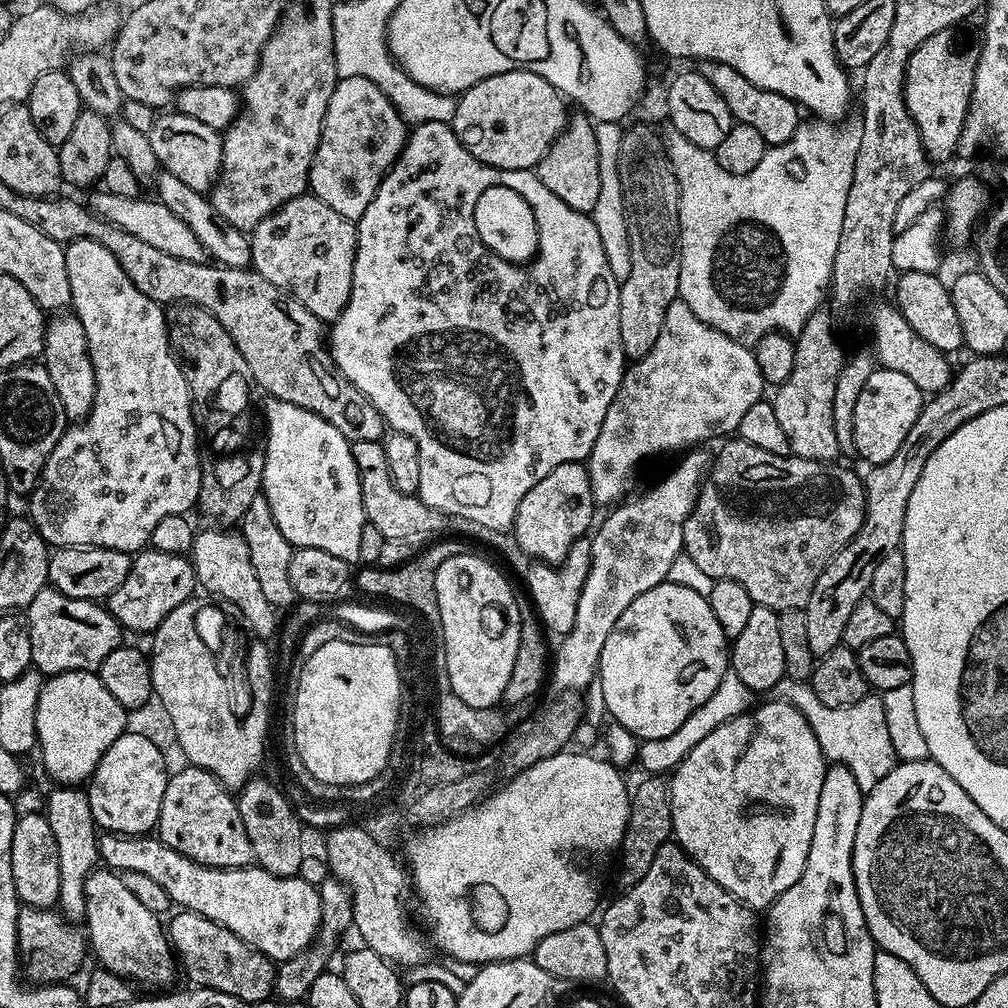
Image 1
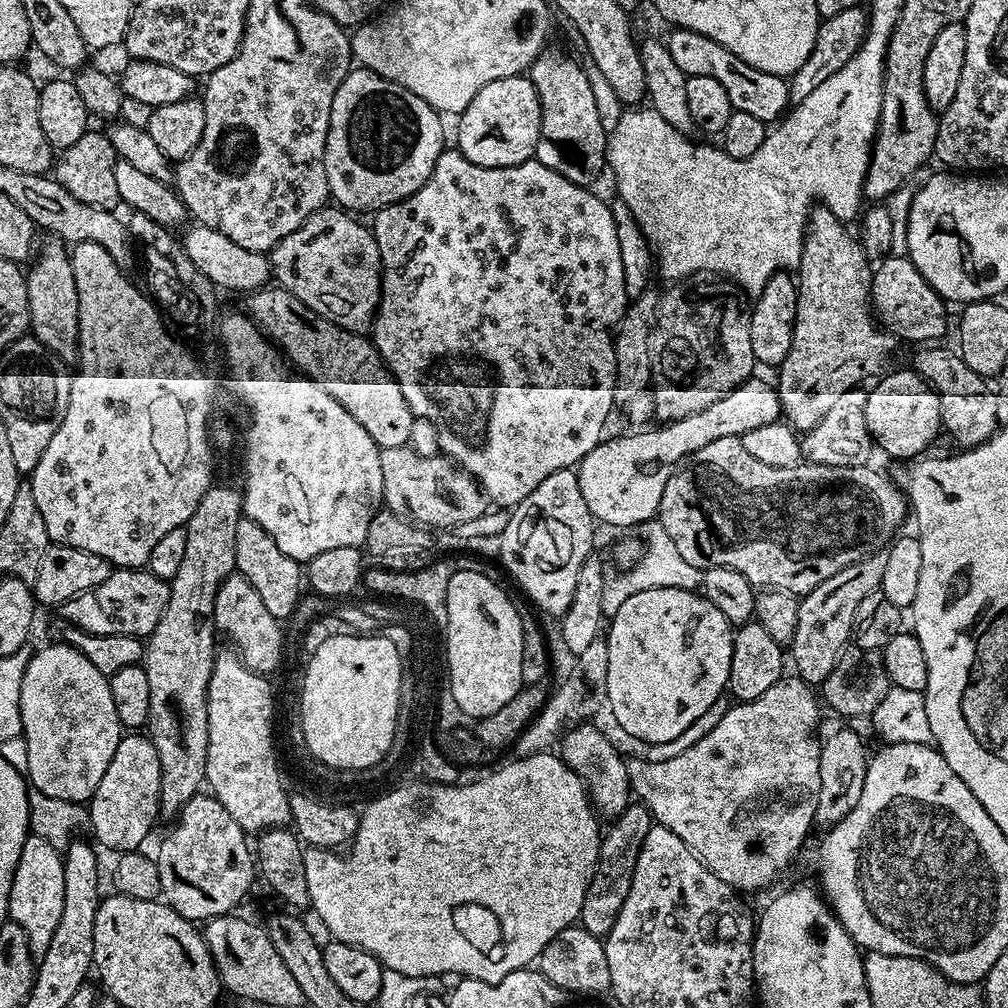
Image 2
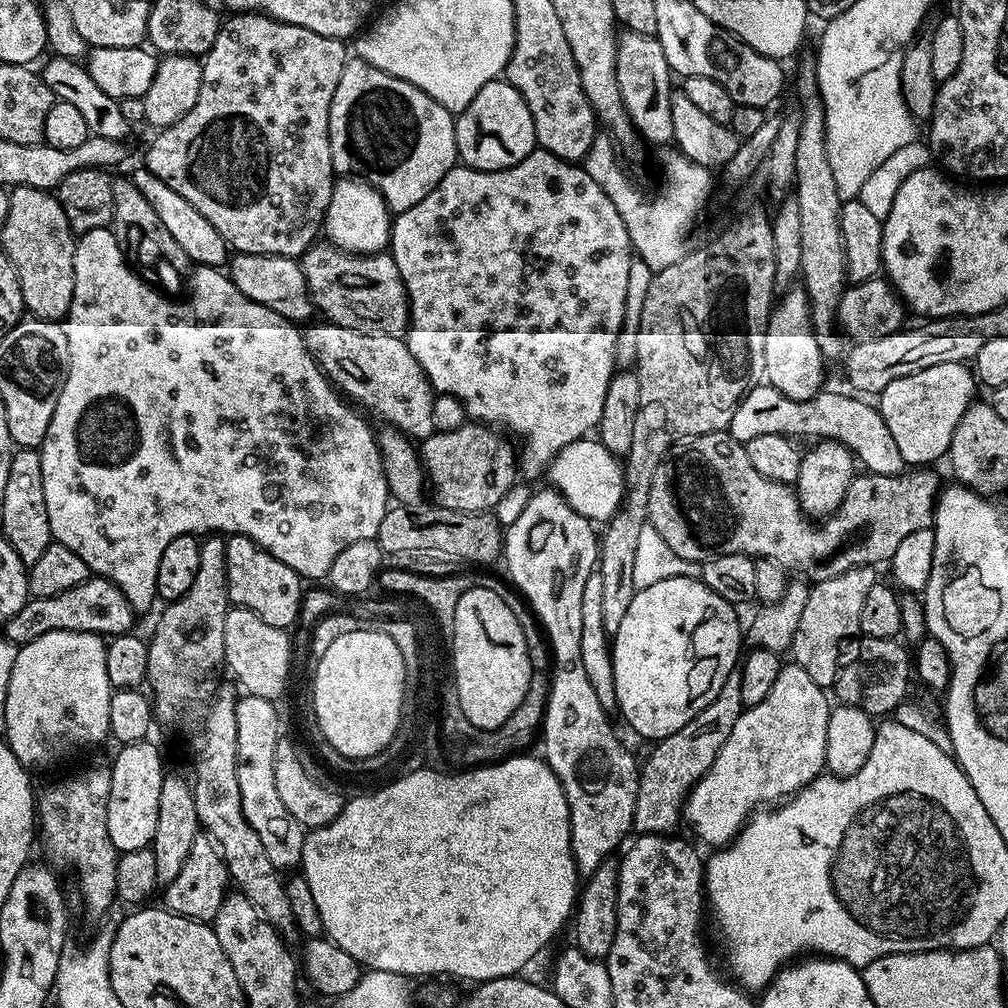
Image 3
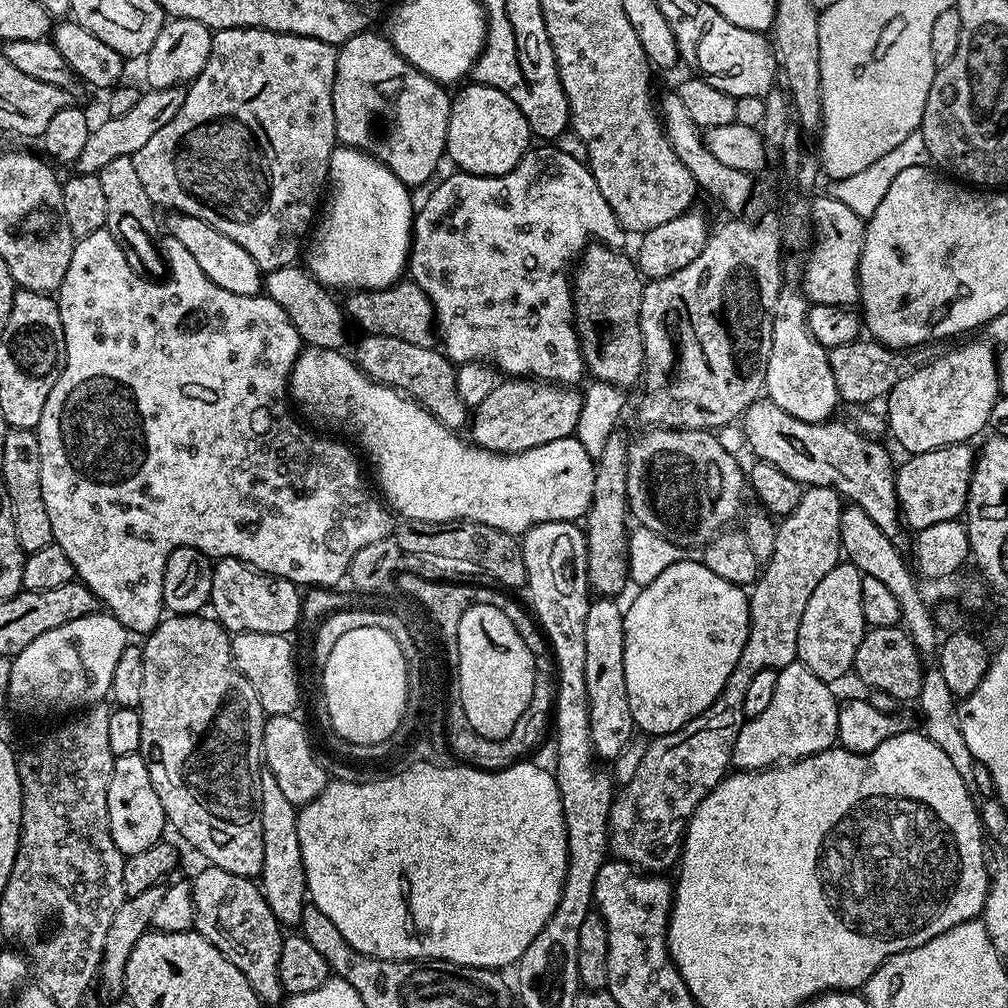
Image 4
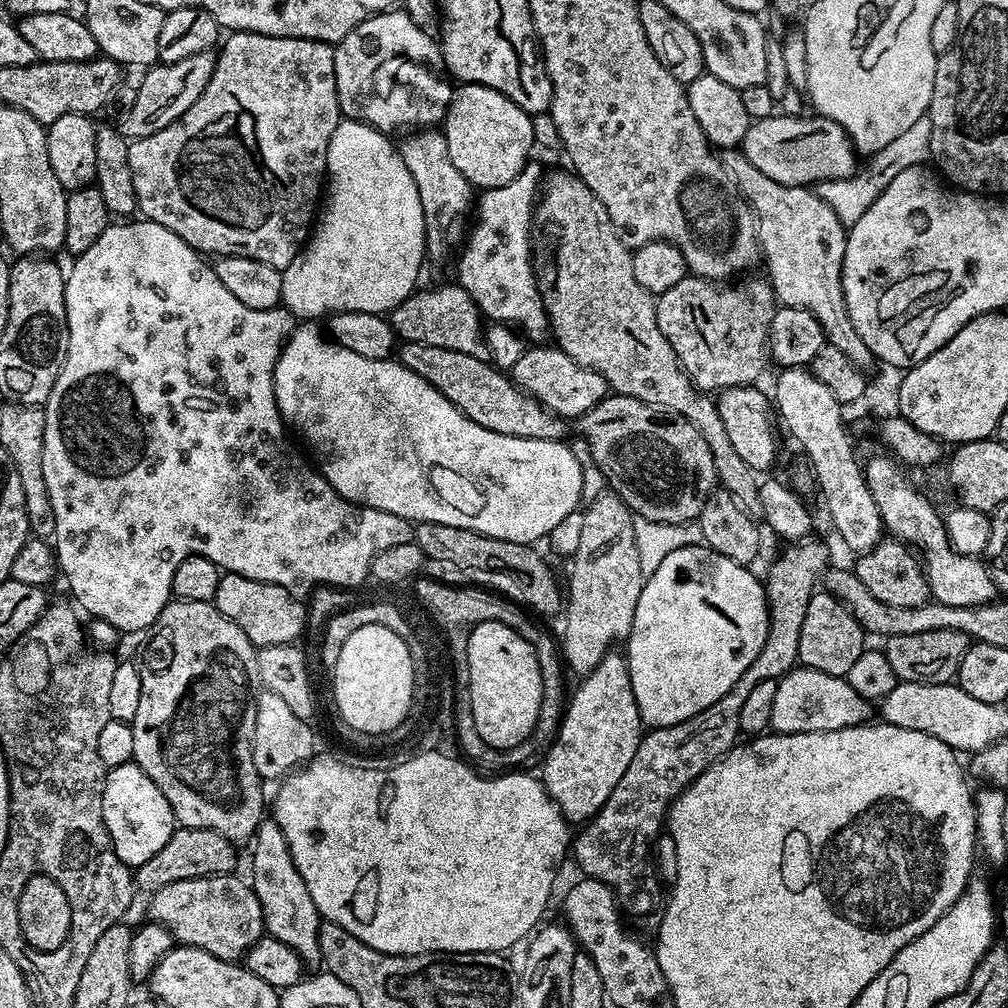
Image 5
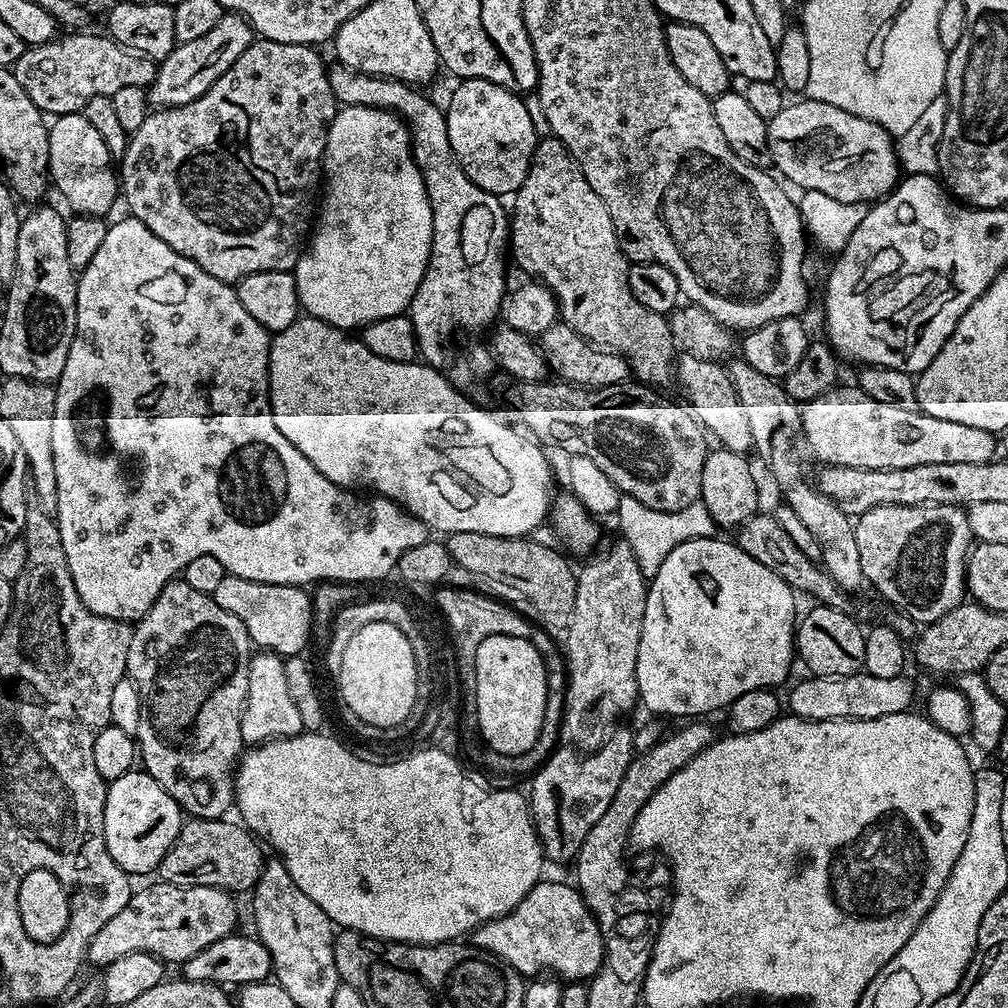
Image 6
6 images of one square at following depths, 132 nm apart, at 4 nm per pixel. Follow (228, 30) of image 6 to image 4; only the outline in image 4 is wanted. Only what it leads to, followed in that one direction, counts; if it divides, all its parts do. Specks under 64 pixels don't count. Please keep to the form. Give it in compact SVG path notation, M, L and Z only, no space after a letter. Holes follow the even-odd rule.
M183 87L154 88L140 96L133 110L121 116L104 118L97 128L95 125L89 131L86 146L82 146L82 154L74 162L75 171L80 174L98 174L116 158L132 157L135 152L142 150L146 142L150 142L150 138L154 138L154 134L158 134L158 130L162 130L162 126L166 126L174 114L178 114L178 110L182 110L184 93Z

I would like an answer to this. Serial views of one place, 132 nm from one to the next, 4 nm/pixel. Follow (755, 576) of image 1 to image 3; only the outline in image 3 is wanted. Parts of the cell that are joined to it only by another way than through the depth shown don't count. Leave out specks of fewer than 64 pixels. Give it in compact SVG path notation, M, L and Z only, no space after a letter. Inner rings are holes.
M728 431L702 434L694 444L698 446L698 470L684 470L681 478L668 478L664 484L659 478L653 479L648 495L648 522L658 530L658 534L662 534L670 550L687 561L700 564L715 556L742 554L778 561L789 573L801 572L809 576L804 577L809 581L819 582L851 568L876 566L879 560L891 561L902 538L914 534L914 530L933 527L942 483L932 470L908 470L899 476L857 475L846 490L846 498L842 498L838 510L817 522L800 509L800 500L789 485L766 478L753 466L747 447ZM780 532L788 536L788 556L784 557L780 557Z

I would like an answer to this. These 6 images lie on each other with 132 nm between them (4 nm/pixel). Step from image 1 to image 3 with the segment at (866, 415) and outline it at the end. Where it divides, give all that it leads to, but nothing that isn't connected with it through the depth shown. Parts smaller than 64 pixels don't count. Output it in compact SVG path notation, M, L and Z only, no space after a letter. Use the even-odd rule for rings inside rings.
M942 362L906 378L898 378L878 393L878 407L884 425L890 430L890 438L898 442L898 454L902 454L905 465L932 466L939 456L947 457L954 430L974 403L975 396L972 395L976 388L978 381L967 363Z

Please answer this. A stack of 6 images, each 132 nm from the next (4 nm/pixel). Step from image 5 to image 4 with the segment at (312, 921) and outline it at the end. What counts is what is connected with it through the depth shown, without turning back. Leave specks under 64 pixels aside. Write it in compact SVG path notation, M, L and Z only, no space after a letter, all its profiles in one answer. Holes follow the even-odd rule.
M278 794L265 795L261 805L262 842L264 843L264 869L260 872L258 883L274 918L281 925L299 925L306 907L306 881L304 863L302 862L302 846L298 842L297 805L291 804Z

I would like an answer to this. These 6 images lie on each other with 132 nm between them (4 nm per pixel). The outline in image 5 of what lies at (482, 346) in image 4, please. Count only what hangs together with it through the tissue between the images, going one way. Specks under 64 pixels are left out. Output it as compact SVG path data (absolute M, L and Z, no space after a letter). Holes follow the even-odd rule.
M529 162L513 180L506 182L506 186L485 188L479 193L474 204L476 229L467 233L459 249L460 261L456 264L457 277L455 276L460 287L474 298L480 308L481 317L488 319L489 316L489 321L518 326L519 331L532 342L544 342L550 336L548 315L536 285L536 271L532 268L532 214L536 210L541 183L542 171L540 172L535 162Z

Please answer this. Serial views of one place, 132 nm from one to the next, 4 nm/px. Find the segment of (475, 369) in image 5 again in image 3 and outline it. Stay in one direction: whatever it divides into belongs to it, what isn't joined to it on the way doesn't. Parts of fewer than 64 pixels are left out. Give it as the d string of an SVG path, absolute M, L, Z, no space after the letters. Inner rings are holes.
M309 323L303 329L305 346L324 375L345 397L353 396L370 411L388 420L384 422L417 441L422 442L437 431L432 383L399 335L359 332L337 324L316 323Z

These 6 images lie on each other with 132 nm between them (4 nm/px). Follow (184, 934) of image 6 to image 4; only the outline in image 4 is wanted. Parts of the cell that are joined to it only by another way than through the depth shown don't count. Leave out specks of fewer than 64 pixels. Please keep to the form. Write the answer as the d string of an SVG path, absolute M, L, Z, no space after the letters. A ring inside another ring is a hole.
M204 866L192 884L190 899L194 909L194 928L234 962L261 998L280 988L280 955L285 933L274 918L259 883L246 876L235 876L221 868Z

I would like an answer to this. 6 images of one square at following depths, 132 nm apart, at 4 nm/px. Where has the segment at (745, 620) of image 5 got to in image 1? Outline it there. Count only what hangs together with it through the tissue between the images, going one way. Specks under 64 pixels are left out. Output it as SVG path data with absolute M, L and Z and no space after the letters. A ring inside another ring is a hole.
M665 582L646 590L646 594L638 594L638 598L622 610L622 618L618 618L610 638L606 638L606 646L602 646L598 685L611 719L626 726L637 741L643 742L674 734L674 730L681 728L694 710L714 694L729 671L730 641L722 626L718 626L714 610L710 610L708 597L694 594L694 590L686 590L686 586Z

